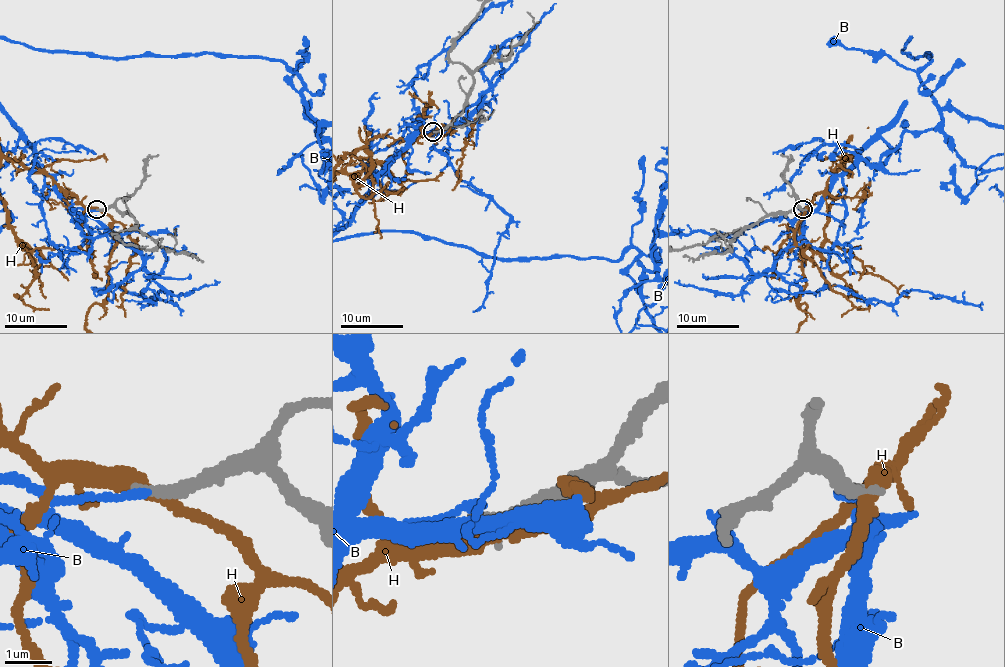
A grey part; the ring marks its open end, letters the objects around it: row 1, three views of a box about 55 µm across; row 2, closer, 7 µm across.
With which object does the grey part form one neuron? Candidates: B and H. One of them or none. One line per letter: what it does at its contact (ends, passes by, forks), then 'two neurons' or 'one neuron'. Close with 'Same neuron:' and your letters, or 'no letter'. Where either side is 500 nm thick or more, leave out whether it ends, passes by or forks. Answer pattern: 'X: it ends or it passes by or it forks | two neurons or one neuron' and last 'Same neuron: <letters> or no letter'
B: it ends | two neurons
H: it passes by | two neurons
Same neuron: no letter

